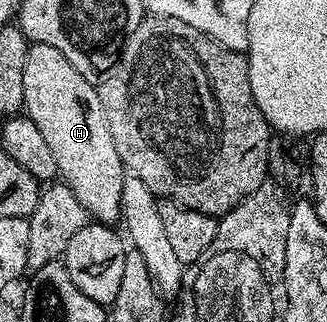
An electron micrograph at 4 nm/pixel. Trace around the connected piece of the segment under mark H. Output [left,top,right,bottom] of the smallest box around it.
[23,43,127,224]

